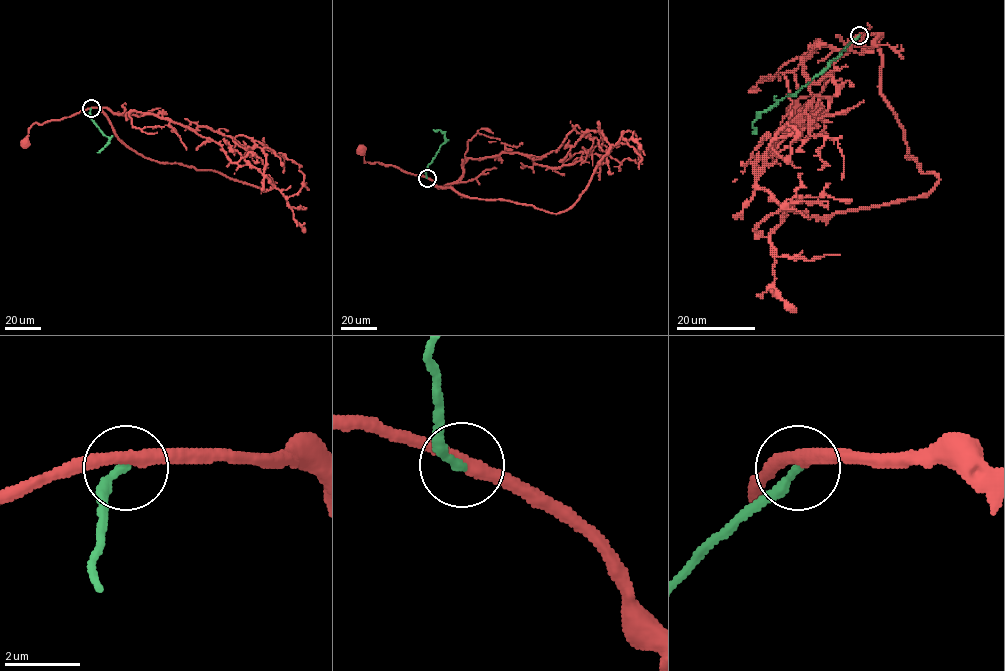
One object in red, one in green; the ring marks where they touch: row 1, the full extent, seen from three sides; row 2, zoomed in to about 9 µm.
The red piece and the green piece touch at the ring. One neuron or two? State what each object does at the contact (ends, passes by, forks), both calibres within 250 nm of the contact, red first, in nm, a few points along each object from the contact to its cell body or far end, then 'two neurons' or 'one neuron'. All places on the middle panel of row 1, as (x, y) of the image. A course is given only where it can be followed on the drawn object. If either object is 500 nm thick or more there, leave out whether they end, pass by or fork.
red passes by; green ends there; 340 nm thick on the red side, 260 nm on the other; red runs (427, 178), (392, 165), (364, 162), (362, 148); green runs (427, 178), (427, 166), (445, 141), (444, 132), (433, 129); one neuron

